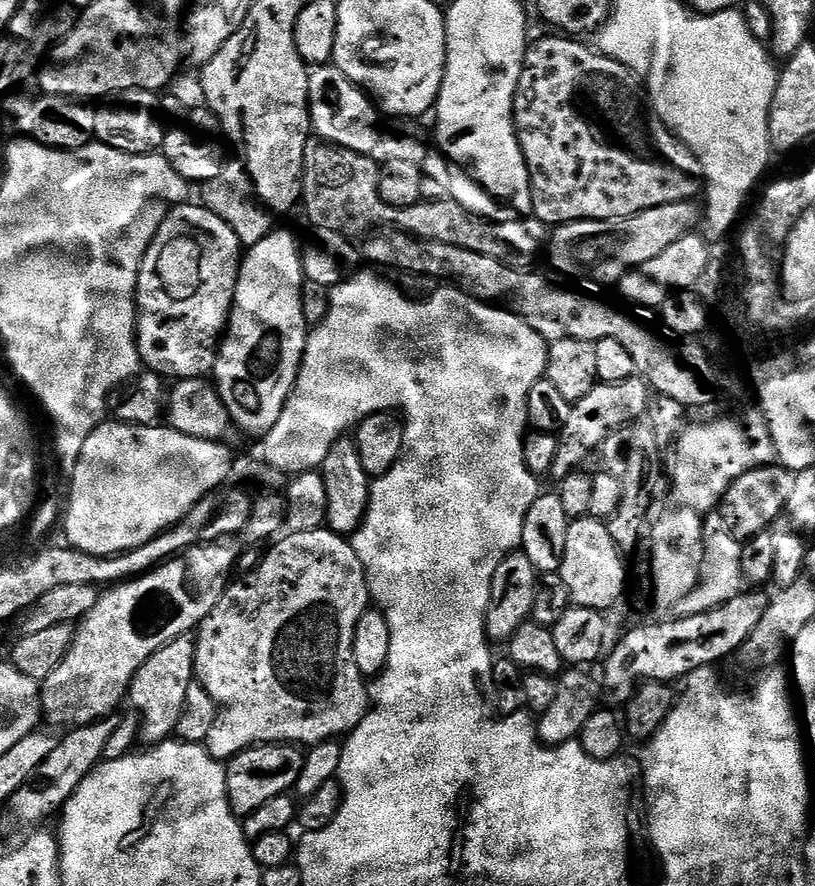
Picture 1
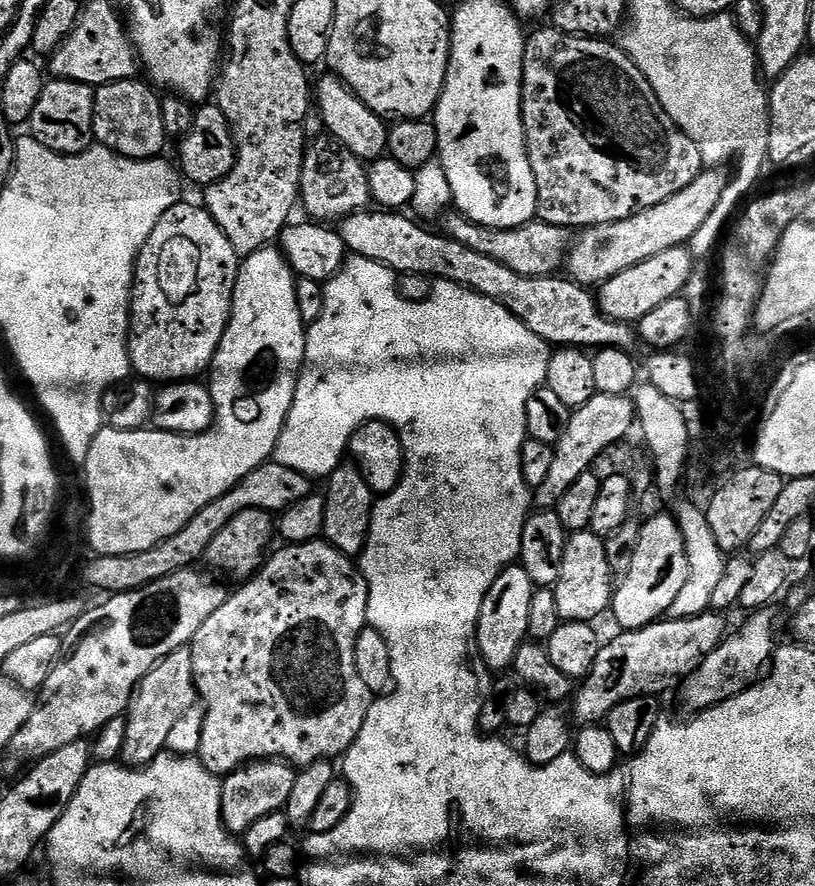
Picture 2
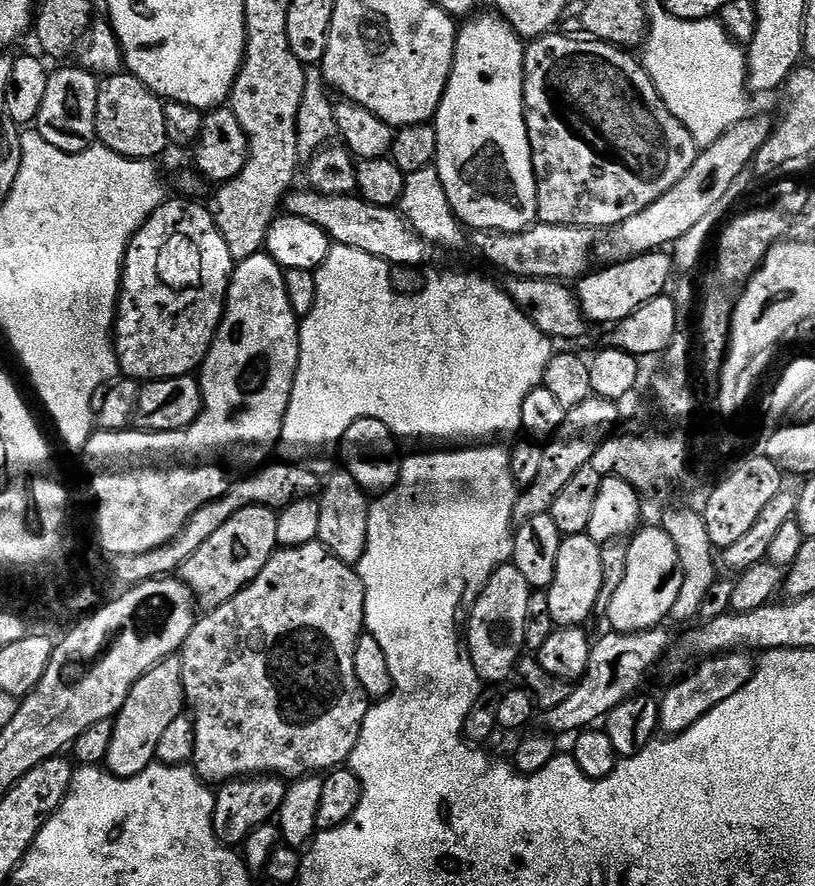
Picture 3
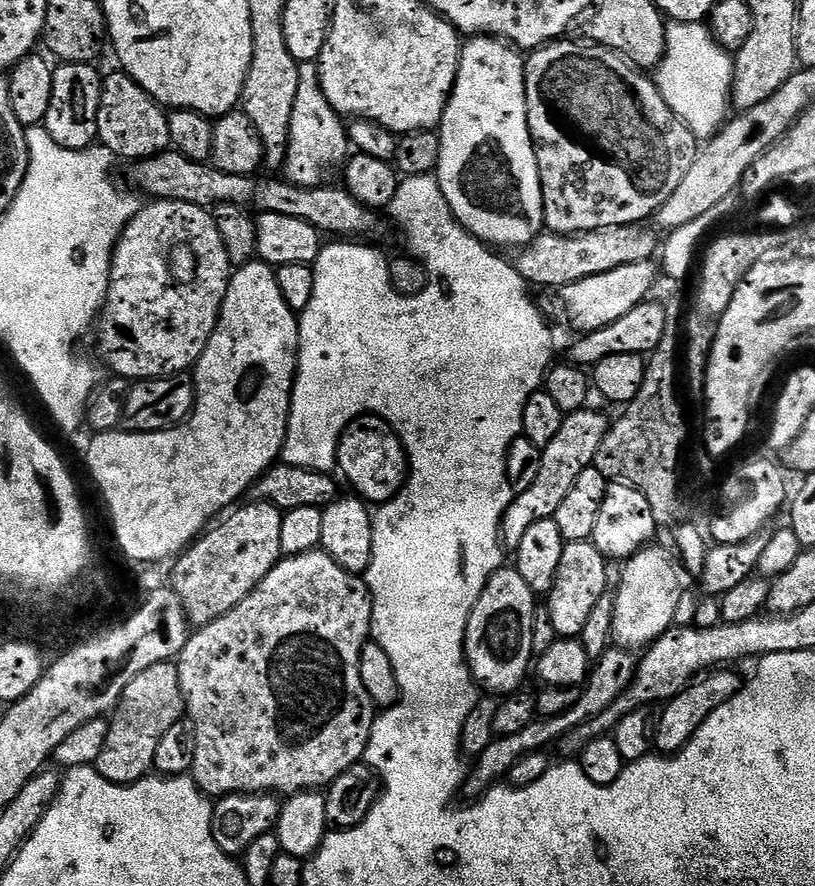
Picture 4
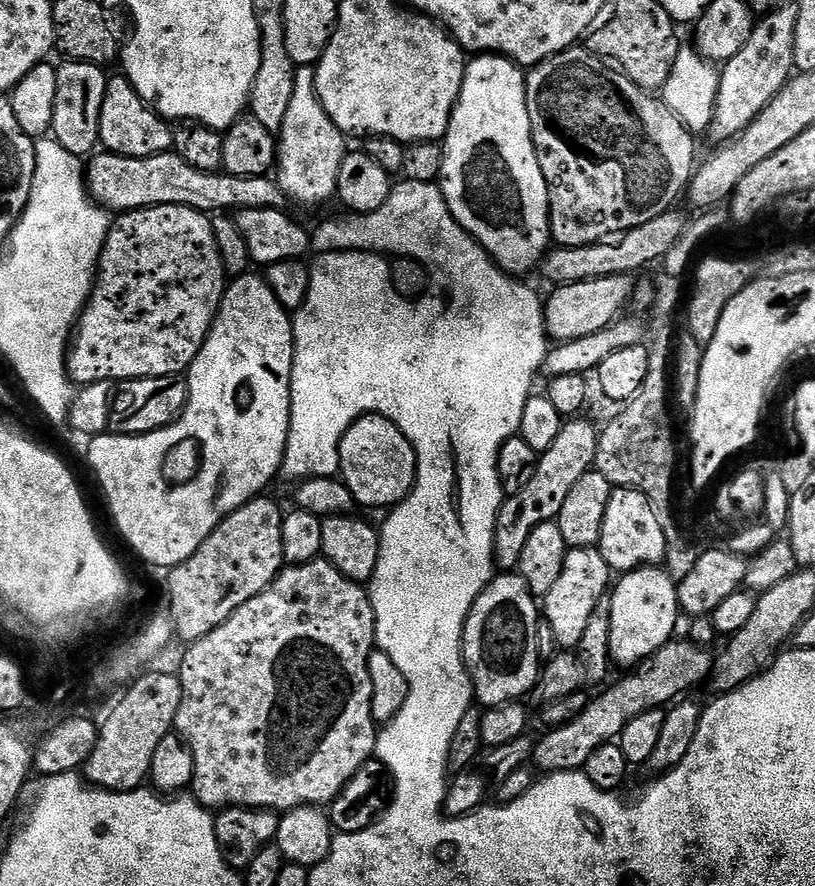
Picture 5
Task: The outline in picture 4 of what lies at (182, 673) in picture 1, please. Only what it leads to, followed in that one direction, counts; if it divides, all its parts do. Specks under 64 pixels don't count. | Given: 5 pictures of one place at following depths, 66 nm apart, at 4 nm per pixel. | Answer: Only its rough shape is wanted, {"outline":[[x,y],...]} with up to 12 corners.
{"outline":[[176,664],[142,670],[108,720],[95,768],[115,784],[153,771],[186,705]]}

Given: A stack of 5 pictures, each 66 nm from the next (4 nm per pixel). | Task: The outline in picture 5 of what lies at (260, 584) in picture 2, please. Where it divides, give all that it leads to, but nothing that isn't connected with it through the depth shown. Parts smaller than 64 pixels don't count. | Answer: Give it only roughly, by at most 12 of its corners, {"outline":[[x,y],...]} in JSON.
{"outline":[[285,567],[178,669],[203,808],[373,759],[369,589]]}

